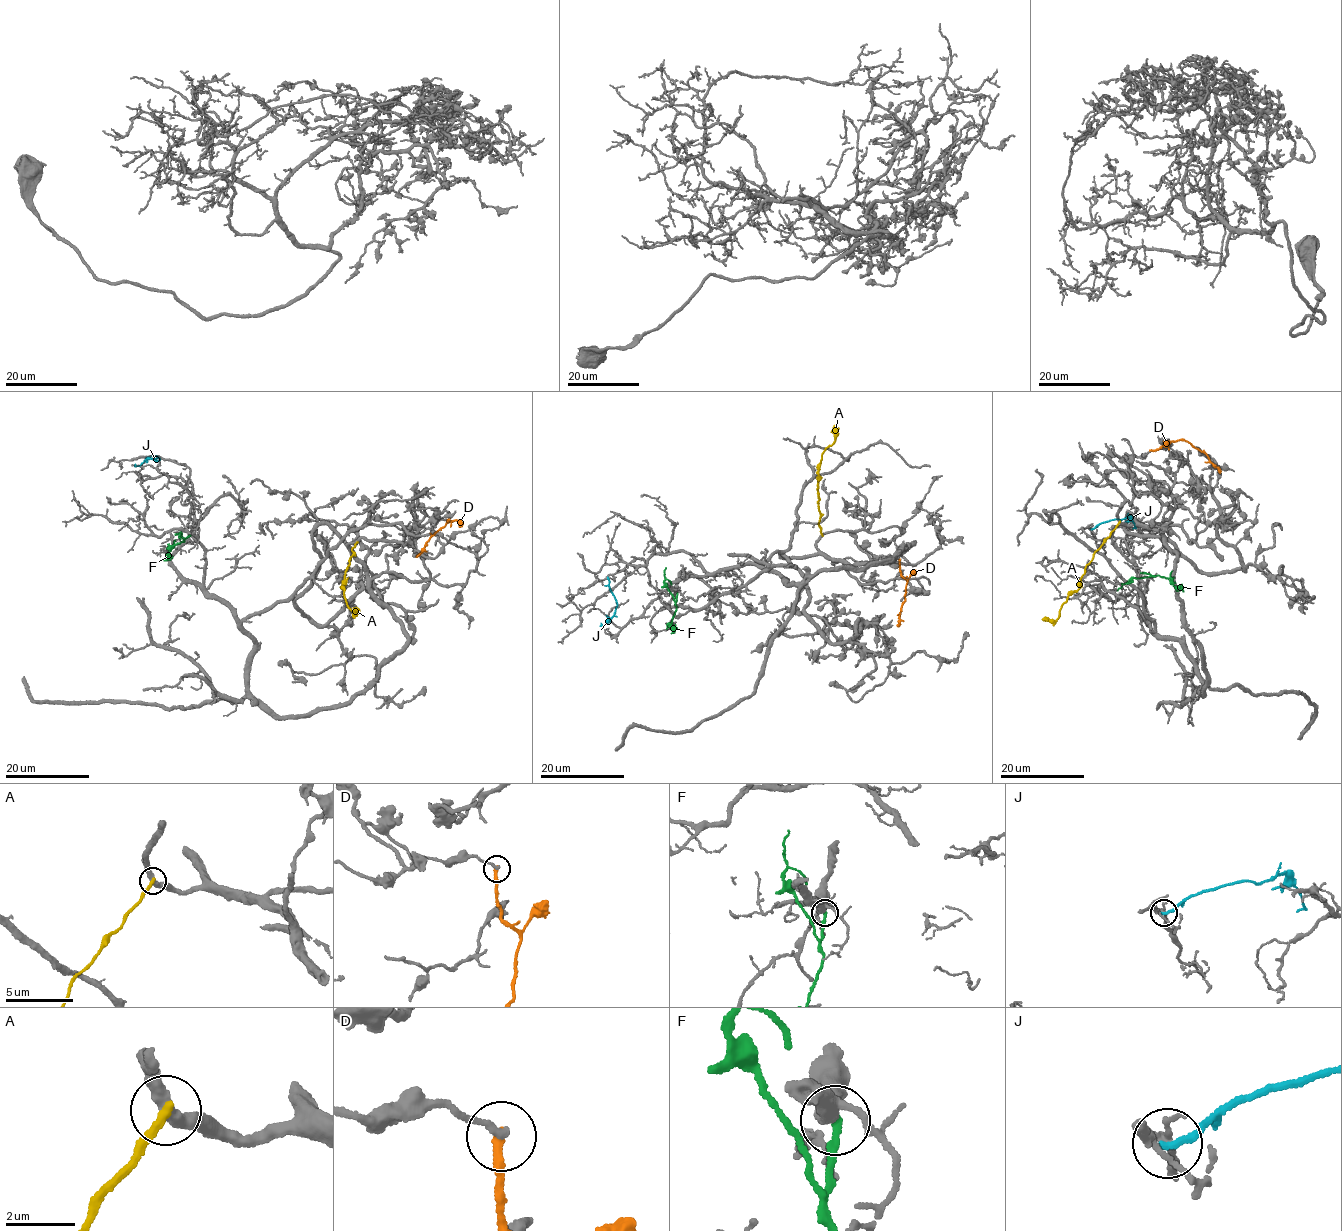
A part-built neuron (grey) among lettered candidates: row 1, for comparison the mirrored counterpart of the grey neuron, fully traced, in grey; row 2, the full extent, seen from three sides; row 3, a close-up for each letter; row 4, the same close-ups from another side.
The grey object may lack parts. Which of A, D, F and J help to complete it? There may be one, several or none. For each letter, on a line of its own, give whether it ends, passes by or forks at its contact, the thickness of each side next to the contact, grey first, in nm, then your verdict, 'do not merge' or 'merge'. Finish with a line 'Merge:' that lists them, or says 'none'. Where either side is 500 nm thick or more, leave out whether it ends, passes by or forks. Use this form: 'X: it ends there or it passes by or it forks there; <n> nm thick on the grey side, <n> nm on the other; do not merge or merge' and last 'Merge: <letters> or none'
A: it ends there; 360 nm thick on the grey side, 240 nm on the other; do not merge
D: it ends there; 220 nm thick on the grey side, 280 nm on the other; do not merge
F: it ends there; 400 nm thick on the grey side, 200 nm on the other; do not merge
J: it ends there; 190 nm thick on the grey side, 200 nm on the other; do not merge
Merge: none

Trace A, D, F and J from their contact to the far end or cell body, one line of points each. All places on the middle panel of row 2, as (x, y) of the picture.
A: (822, 534), (818, 522), (821, 515), (817, 490), (821, 479), (818, 473), (824, 450), (835, 438), (836, 424)
D: (899, 559), (906, 581), (905, 599), (897, 625)
F: (676, 593), (671, 633)
J: (608, 578), (616, 608), (609, 621), (602, 625), (601, 623)

